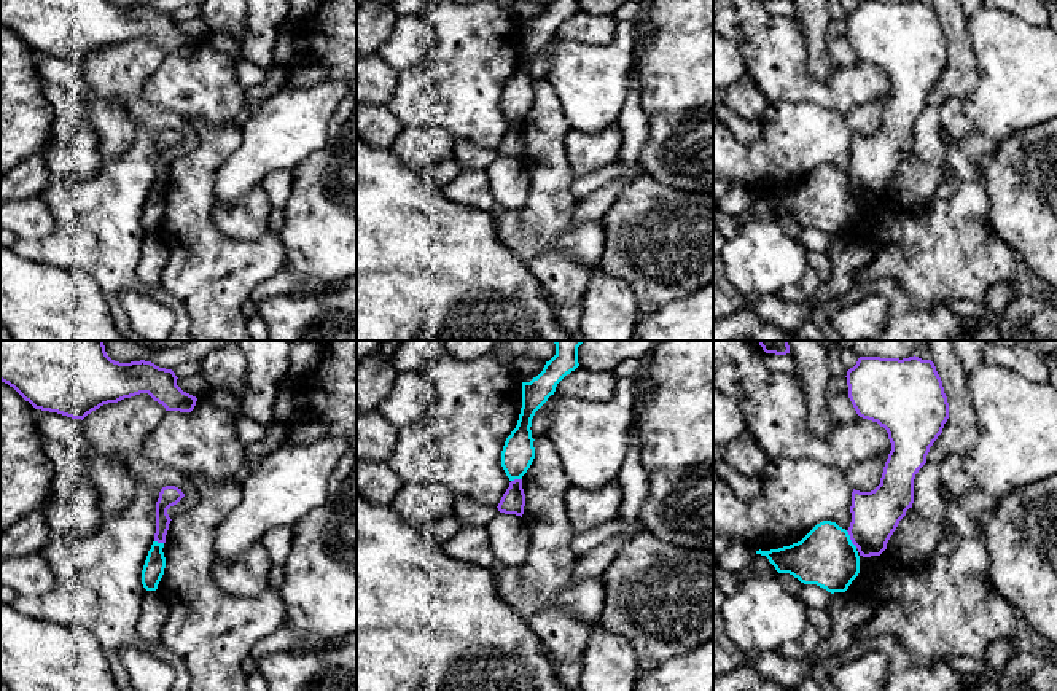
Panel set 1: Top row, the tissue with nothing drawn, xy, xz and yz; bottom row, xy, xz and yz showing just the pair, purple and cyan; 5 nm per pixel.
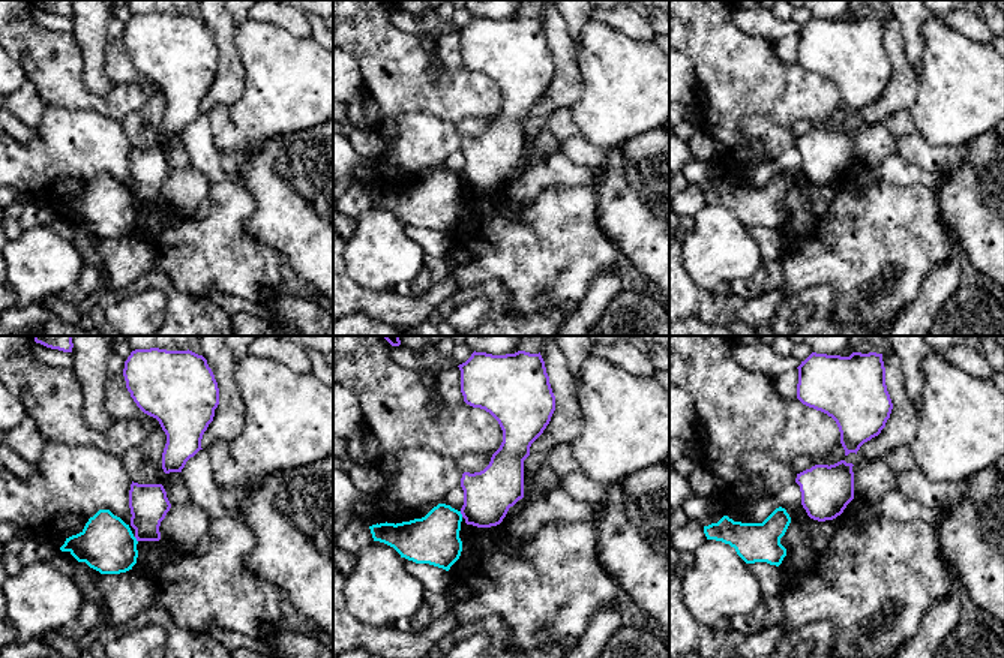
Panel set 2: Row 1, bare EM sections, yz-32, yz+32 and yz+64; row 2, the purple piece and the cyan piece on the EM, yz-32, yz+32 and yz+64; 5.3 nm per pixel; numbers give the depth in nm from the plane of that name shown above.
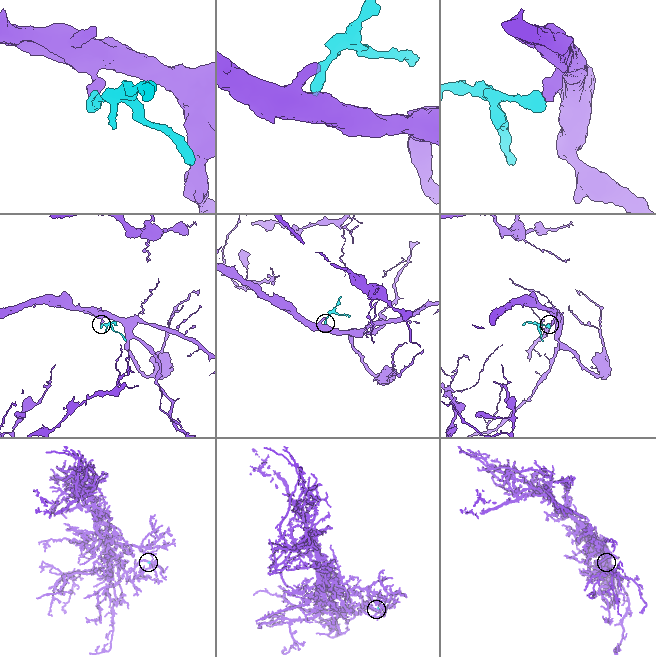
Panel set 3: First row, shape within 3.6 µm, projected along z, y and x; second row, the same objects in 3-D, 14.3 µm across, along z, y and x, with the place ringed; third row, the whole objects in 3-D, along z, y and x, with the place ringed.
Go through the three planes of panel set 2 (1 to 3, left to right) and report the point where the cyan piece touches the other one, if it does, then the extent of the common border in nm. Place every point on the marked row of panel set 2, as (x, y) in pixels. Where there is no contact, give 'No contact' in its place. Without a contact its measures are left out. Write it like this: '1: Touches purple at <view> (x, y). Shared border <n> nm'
1: Touches purple at yz-32 (137, 540). Shared border 40 nm
2: Touches purple at yz+32 (461, 513). Shared border 40 nm
3: No contact

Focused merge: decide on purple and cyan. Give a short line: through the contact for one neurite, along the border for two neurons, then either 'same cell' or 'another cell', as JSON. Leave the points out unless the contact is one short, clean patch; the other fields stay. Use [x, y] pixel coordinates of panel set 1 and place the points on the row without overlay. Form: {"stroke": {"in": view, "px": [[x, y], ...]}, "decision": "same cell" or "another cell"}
{"stroke": {"in": "yz", "px": [[846, 174], [857, 190]]}, "decision": "another cell"}

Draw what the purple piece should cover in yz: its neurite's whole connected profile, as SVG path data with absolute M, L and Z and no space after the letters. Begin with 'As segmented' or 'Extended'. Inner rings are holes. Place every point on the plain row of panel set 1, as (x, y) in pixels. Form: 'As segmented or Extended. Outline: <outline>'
As segmented. Outline: M860 0L845 21L856 57L883 70L891 86L880 127L871 135L853 132L852 166L847 174L860 199L880 199L899 164L912 151L915 118L926 107L930 91L942 76L949 62L949 46L934 6L919 0L903 3Z

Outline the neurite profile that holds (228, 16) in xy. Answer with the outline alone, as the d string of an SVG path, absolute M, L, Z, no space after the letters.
M204 0L201 8L201 19L210 32L226 32L237 41L245 35L245 0Z

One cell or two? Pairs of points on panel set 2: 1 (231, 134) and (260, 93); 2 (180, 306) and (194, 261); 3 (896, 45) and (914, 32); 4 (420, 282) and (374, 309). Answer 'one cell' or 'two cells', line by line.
1: two cells
2: two cells
3: two cells
4: two cells

